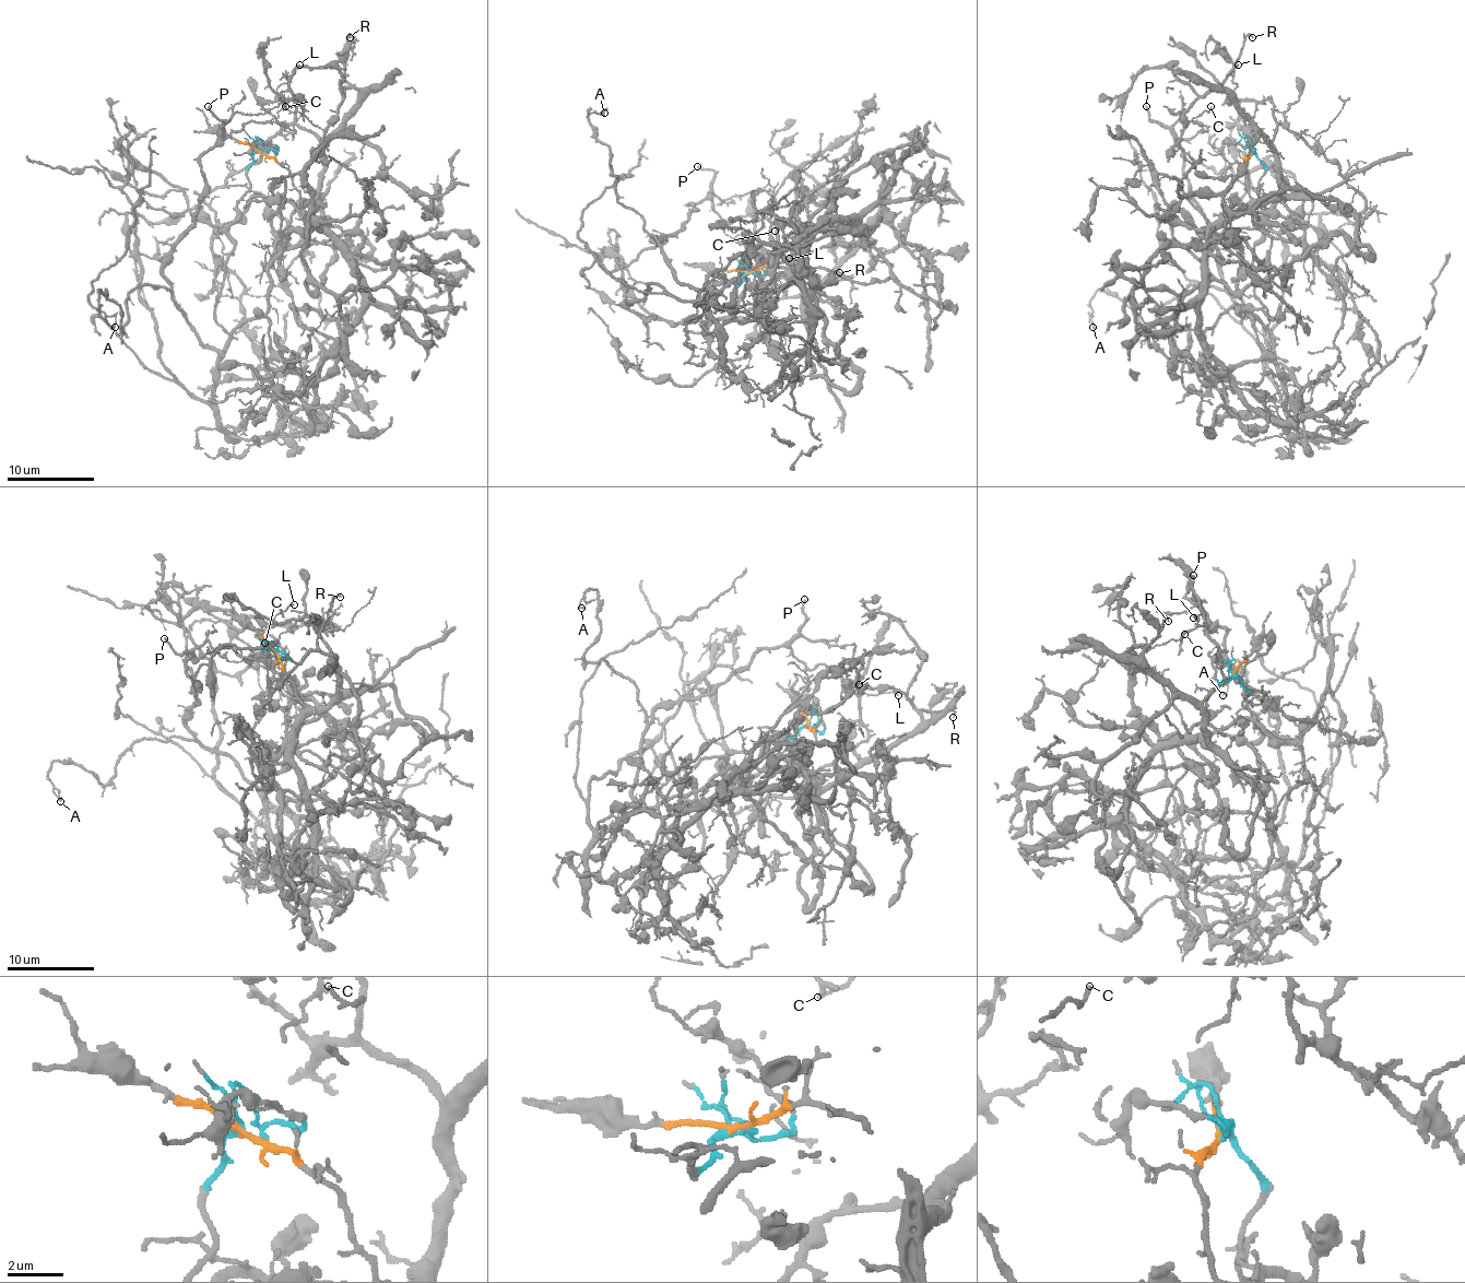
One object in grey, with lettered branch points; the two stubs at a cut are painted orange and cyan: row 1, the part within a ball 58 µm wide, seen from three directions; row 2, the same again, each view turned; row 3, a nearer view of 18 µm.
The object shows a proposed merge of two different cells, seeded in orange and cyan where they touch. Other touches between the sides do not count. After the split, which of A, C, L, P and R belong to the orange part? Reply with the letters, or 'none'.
C, L, R

